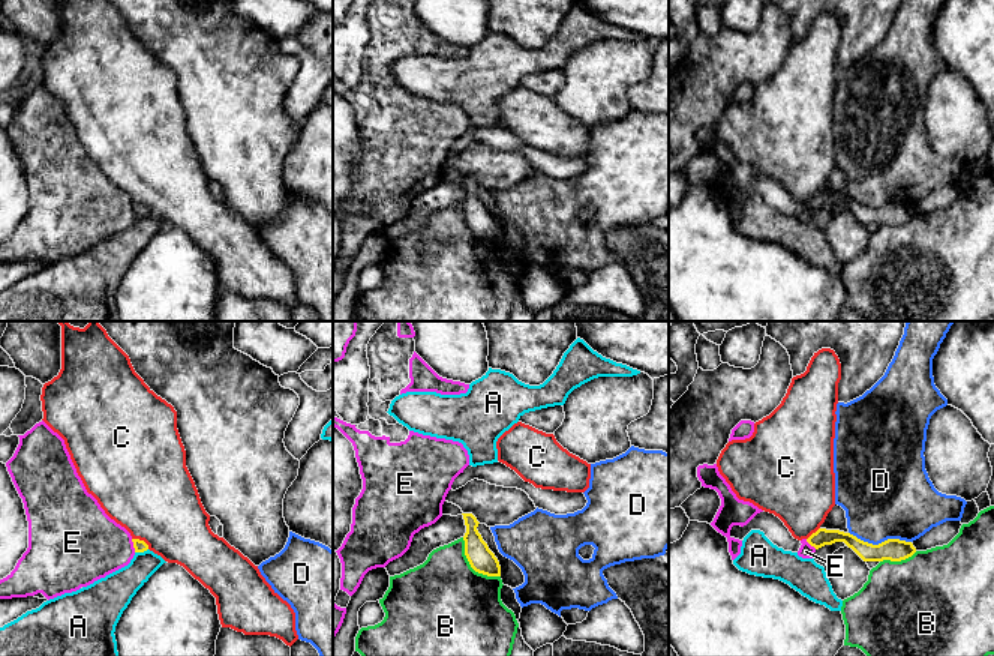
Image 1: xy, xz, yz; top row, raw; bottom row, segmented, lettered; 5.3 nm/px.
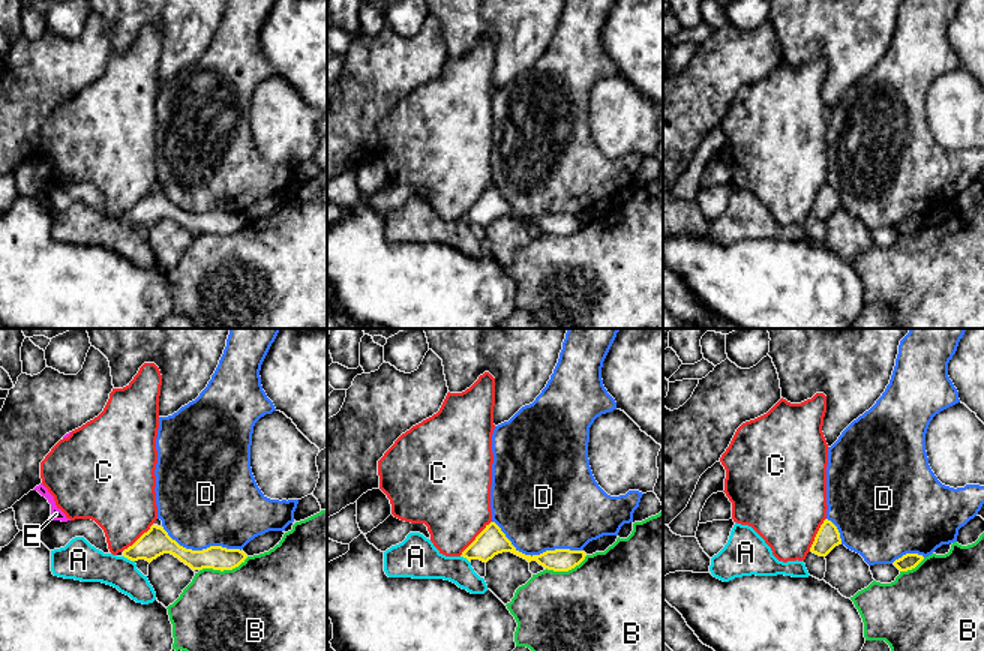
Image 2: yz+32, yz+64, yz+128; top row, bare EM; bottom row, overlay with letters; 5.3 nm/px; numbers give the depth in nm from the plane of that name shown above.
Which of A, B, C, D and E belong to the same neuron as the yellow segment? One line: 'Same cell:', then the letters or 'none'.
Same cell: none

